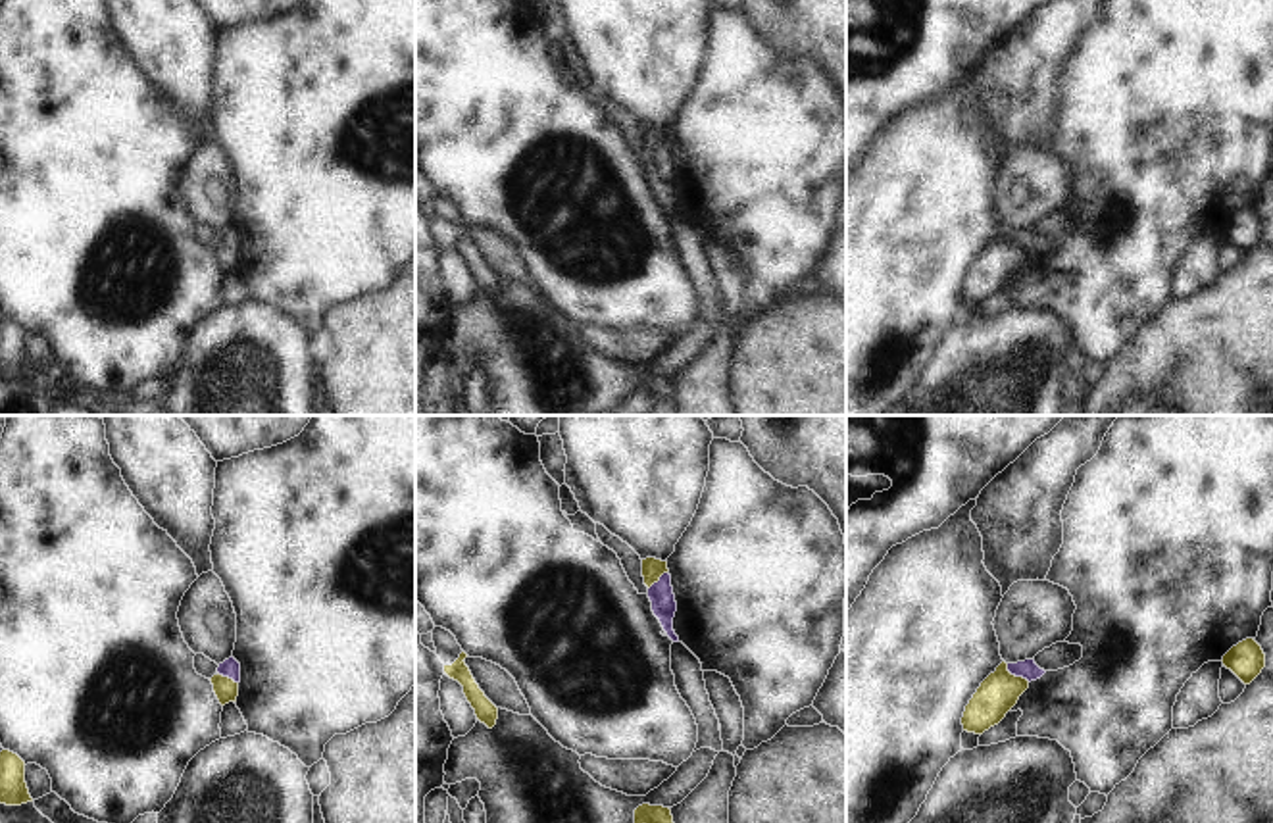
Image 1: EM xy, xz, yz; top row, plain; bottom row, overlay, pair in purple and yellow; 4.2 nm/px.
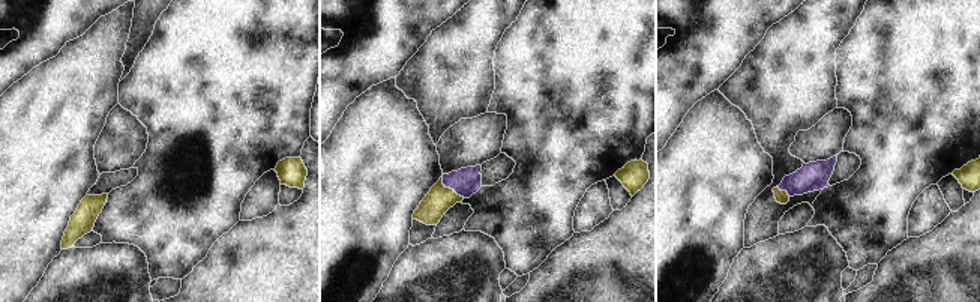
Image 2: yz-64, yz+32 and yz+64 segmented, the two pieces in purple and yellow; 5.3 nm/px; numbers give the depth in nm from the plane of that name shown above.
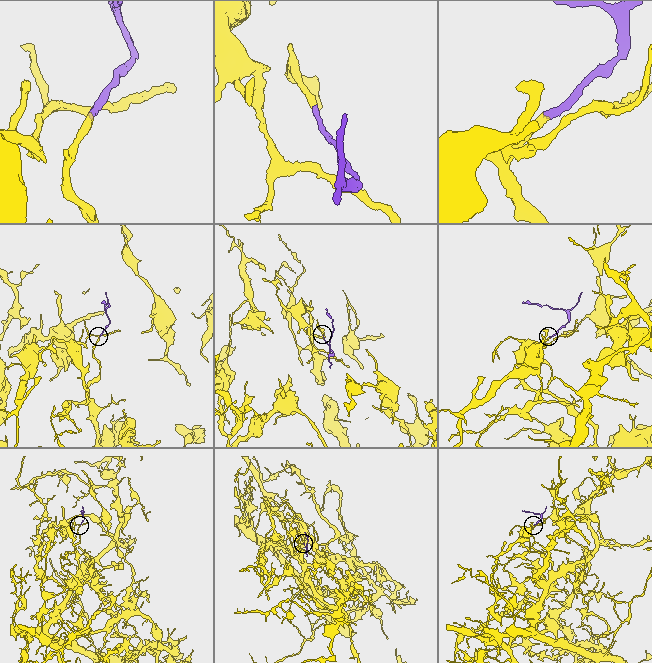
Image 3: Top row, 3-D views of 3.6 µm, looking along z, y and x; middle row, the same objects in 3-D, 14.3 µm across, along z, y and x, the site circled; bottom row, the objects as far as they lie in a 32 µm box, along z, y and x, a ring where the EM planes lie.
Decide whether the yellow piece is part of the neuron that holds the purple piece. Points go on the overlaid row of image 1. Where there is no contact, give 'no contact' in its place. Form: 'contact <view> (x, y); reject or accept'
contact yz (1016, 675); accept

